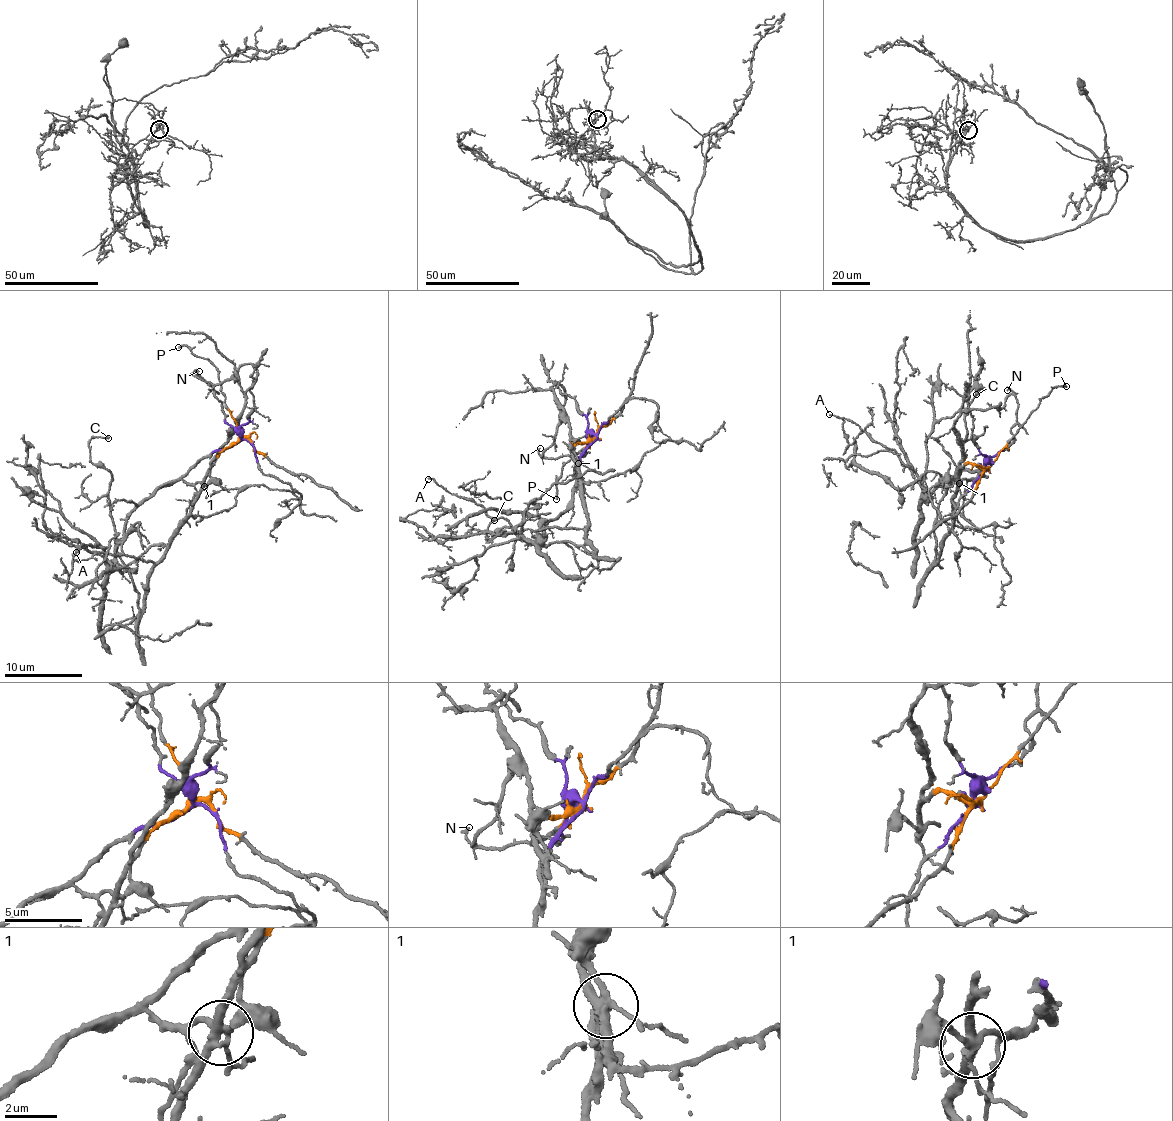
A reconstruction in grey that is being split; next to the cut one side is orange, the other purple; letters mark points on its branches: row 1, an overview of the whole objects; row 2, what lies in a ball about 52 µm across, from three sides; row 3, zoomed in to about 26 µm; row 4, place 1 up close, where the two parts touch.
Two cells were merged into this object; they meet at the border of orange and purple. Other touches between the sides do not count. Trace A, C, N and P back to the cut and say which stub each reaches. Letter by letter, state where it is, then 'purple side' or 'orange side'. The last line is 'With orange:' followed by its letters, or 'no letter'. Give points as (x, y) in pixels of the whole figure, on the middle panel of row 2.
A: at (428, 479); orange side
C: at (494, 520); orange side
N: at (540, 448); orange side
P: at (556, 499); orange side
With orange: A, C, N, P

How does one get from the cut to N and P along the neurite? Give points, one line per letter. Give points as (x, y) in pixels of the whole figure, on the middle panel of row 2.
N: (597, 438), (581, 451), (554, 458), (543, 456), (541, 447)
P: (597, 438), (571, 458), (556, 481), (556, 500)

